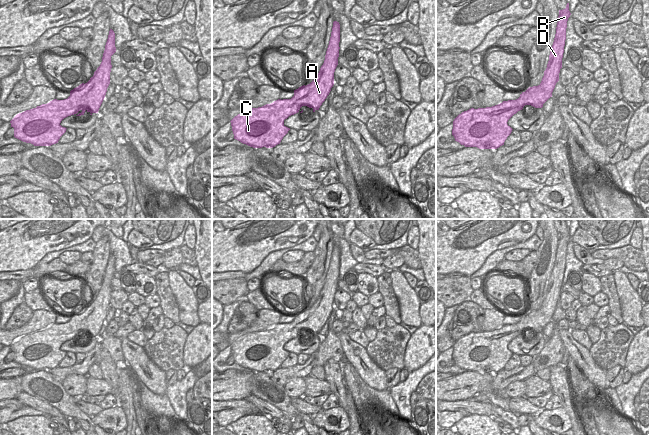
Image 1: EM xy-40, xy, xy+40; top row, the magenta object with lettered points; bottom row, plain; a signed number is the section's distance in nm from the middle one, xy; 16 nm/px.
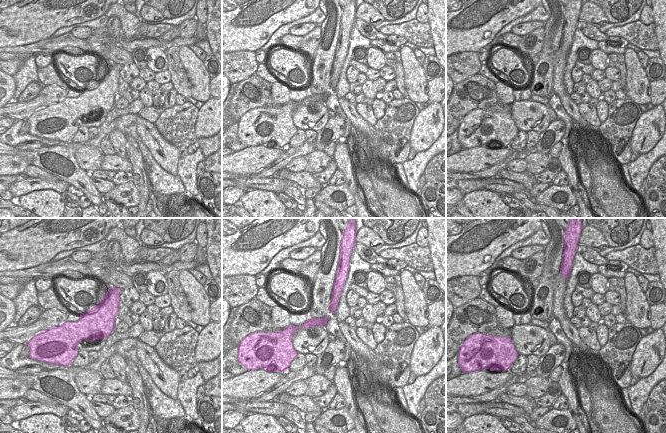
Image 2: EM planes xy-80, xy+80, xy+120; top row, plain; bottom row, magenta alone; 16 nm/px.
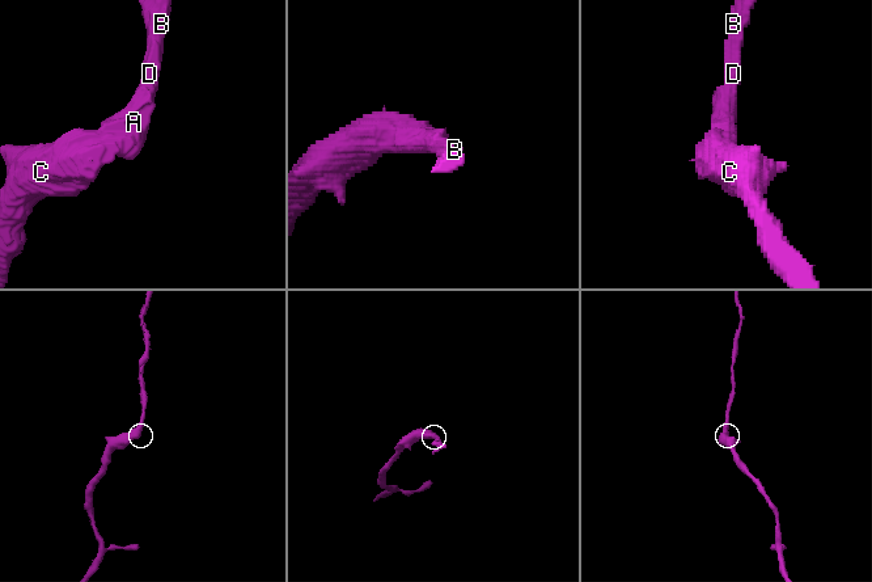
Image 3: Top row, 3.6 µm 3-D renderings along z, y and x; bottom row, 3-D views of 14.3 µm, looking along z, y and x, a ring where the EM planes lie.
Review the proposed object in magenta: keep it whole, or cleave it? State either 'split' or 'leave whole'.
leave whole

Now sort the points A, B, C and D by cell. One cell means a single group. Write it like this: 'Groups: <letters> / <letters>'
Groups: A B C D.

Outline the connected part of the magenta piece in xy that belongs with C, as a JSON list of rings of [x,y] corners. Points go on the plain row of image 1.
[[[333,246],[331,261],[326,275],[325,284],[320,292],[317,301],[308,309],[303,309],[294,314],[294,320],[291,323],[278,323],[271,328],[262,331],[247,333],[235,340],[230,346],[234,363],[253,372],[273,372],[280,368],[283,361],[288,357],[290,352],[284,349],[284,344],[289,340],[300,336],[302,330],[313,333],[313,336],[319,334],[322,327],[329,319],[334,309],[334,296],[338,289],[340,266],[340,248]]]

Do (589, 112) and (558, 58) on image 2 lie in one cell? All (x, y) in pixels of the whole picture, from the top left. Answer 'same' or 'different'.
different

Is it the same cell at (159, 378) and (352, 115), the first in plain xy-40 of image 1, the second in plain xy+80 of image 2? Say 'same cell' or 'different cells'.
same cell

